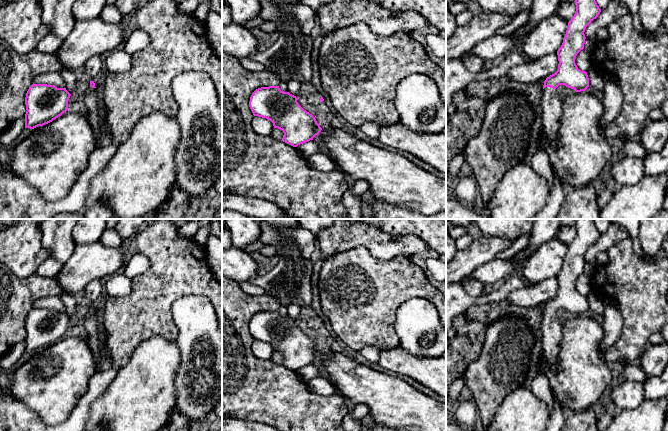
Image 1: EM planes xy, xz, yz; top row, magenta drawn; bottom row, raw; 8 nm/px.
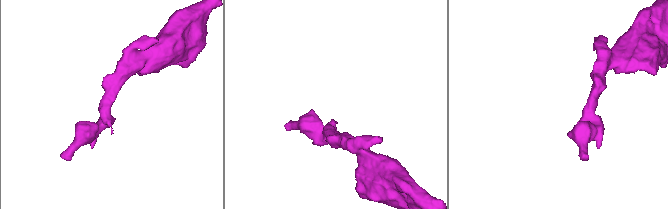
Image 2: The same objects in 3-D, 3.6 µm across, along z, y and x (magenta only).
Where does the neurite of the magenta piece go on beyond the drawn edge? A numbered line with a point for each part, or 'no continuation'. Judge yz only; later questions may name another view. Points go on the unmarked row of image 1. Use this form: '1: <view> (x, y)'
1: yz (551, 328)

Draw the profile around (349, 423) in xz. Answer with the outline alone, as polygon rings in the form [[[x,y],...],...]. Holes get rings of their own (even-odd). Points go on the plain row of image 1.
[[[349,412],[342,422],[345,431],[361,431],[361,420],[354,419],[352,414]]]

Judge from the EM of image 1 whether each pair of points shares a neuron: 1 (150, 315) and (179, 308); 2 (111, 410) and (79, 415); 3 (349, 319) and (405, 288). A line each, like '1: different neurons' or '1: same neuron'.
1: different neurons
2: different neurons
3: same neuron

